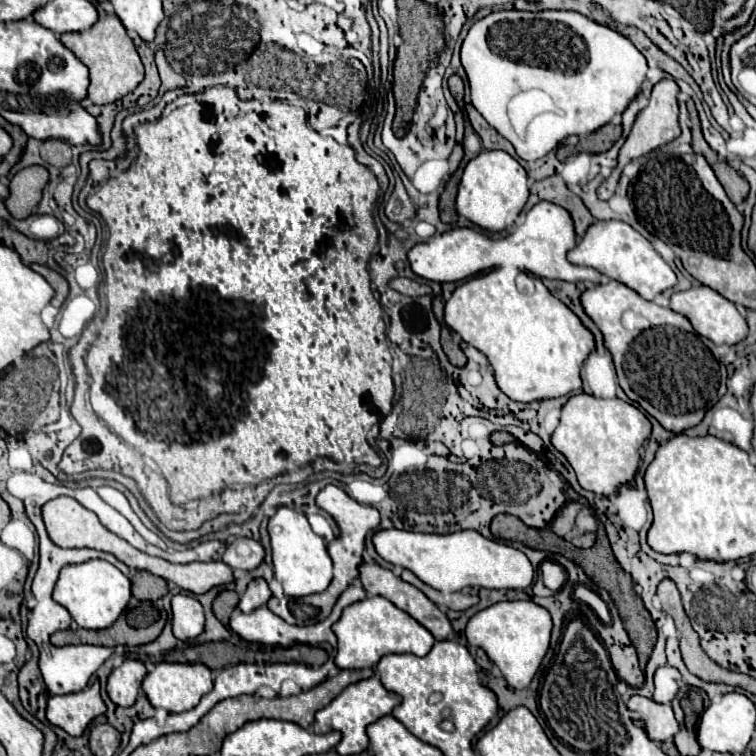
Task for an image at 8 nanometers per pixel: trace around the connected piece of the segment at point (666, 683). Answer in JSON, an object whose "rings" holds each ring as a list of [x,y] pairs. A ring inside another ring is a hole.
{"rings":[[[669,665],[659,667],[655,671],[655,695],[653,695],[653,699],[657,703],[671,703],[679,691],[679,679],[681,679],[681,675],[675,667],[669,667]]]}

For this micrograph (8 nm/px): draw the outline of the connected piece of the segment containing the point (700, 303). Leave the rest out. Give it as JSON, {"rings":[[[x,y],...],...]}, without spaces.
{"rings":[[[699,285],[699,287],[691,287],[687,291],[681,291],[681,293],[673,293],[671,295],[671,301],[669,301],[669,307],[681,315],[685,315],[691,325],[695,327],[695,331],[707,339],[711,339],[715,345],[721,345],[721,343],[727,343],[727,345],[735,345],[739,341],[743,341],[747,337],[747,321],[745,317],[737,311],[737,307],[721,297],[717,291],[705,287],[705,285]]]}

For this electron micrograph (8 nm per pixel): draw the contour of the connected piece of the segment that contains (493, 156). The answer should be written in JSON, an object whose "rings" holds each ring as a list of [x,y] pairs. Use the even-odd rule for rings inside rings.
{"rings":[[[481,151],[471,159],[463,171],[459,193],[457,193],[457,213],[485,231],[503,231],[511,227],[521,213],[529,195],[529,179],[525,169],[505,151]]]}

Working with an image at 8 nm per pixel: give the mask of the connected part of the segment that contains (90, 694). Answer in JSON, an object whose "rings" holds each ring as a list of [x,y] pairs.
{"rings":[[[98,680],[79,693],[57,695],[49,697],[47,701],[49,723],[61,727],[71,737],[83,735],[87,725],[103,713],[105,713],[105,703],[101,699]]]}

